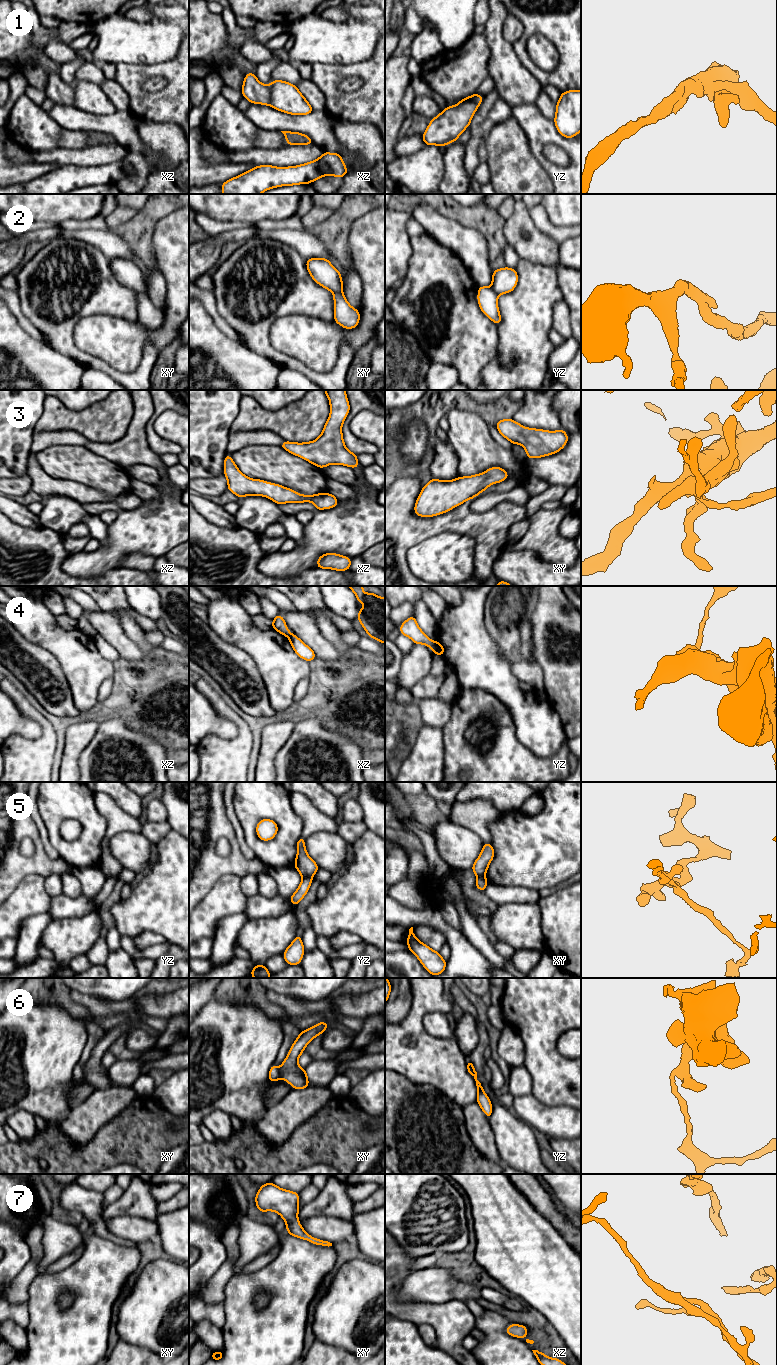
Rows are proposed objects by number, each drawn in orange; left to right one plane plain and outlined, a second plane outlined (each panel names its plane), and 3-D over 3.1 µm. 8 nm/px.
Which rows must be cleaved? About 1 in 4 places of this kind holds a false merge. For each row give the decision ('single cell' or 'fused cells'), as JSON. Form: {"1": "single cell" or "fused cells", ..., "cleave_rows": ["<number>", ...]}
{"1": "single cell", "2": "fused cells", "3": "single cell", "4": "fused cells", "5": "fused cells", "6": "fused cells", "7": "single cell", "cleave_rows": ["2", "4", "5", "6"]}

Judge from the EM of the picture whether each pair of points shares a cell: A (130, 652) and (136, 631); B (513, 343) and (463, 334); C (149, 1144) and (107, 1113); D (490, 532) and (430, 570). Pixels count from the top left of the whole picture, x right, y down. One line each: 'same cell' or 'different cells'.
A: different cells
B: different cells
C: different cells
D: different cells

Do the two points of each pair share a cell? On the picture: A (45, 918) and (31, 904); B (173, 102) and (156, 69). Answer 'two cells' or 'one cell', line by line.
A: two cells
B: one cell

